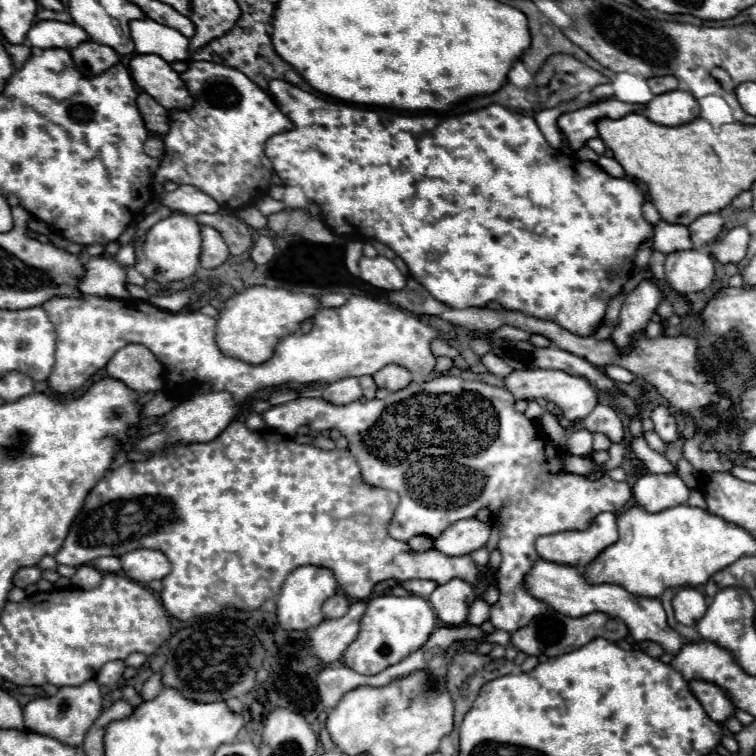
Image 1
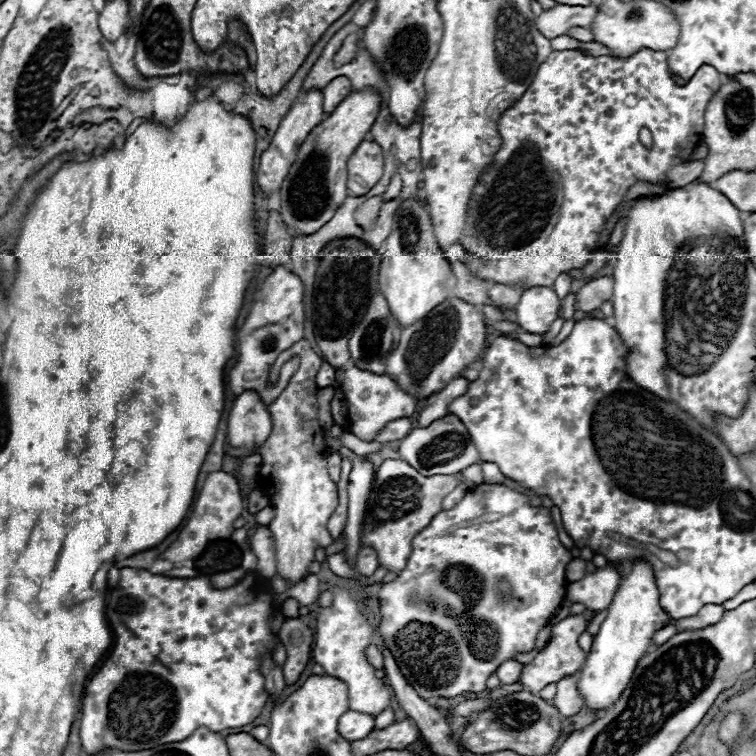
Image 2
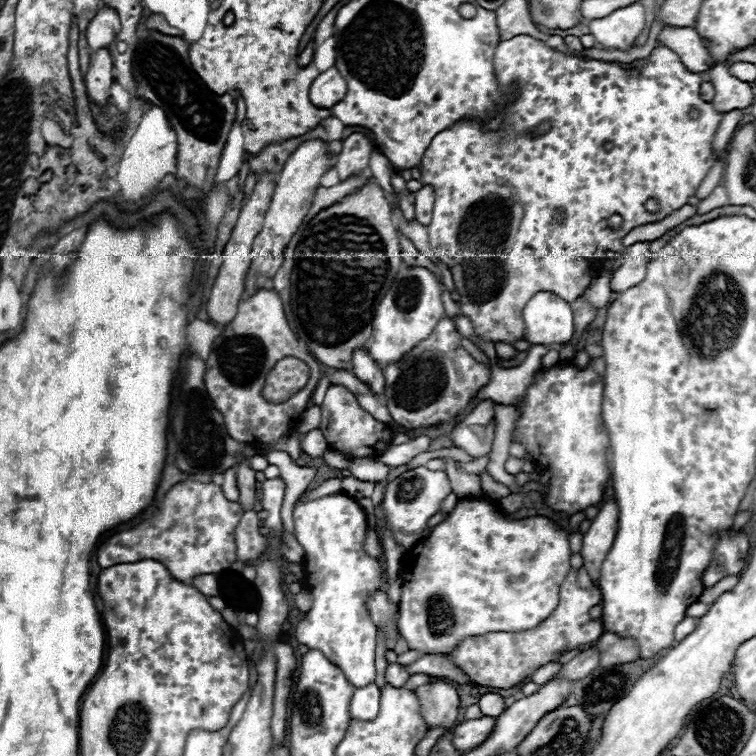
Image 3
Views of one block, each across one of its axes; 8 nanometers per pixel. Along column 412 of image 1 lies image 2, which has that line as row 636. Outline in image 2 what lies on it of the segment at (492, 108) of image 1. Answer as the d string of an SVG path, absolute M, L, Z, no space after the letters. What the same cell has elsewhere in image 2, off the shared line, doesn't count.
M122 568L120 570L120 582L110 590L110 598L106 600L106 616L114 632L114 646L106 658L106 662L100 666L100 670L86 682L84 688L84 698L82 698L82 718L80 718L80 740L84 754L88 752L100 752L100 748L124 748L124 750L148 750L160 744L168 742L182 742L186 740L196 728L206 726L212 732L220 732L226 728L238 728L246 726L252 720L256 720L268 700L268 692L264 688L264 674L260 672L260 660L264 654L272 654L274 646L280 642L278 636L270 630L270 618L274 614L274 592L262 590L270 588L268 582L254 574L248 572L238 584L230 588L214 588L208 578L196 576L196 578L168 578L160 574L150 574L148 570L142 568Z

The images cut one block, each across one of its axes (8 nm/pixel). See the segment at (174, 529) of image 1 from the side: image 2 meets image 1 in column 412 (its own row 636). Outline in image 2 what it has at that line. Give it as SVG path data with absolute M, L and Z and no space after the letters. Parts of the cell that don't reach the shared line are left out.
M582 614L568 616L568 618L560 620L558 624L554 624L550 642L542 648L542 652L536 654L536 658L534 658L530 664L524 666L524 672L522 672L522 676L520 676L520 682L522 682L524 686L528 686L532 694L540 692L540 690L542 690L544 686L548 686L548 684L556 684L556 682L560 682L562 678L576 674L576 672L582 668L582 664L584 664L584 660L586 660L586 654L584 654L582 648L578 646L578 636L586 630L586 626L588 626L588 622L586 622L586 618L584 618Z

